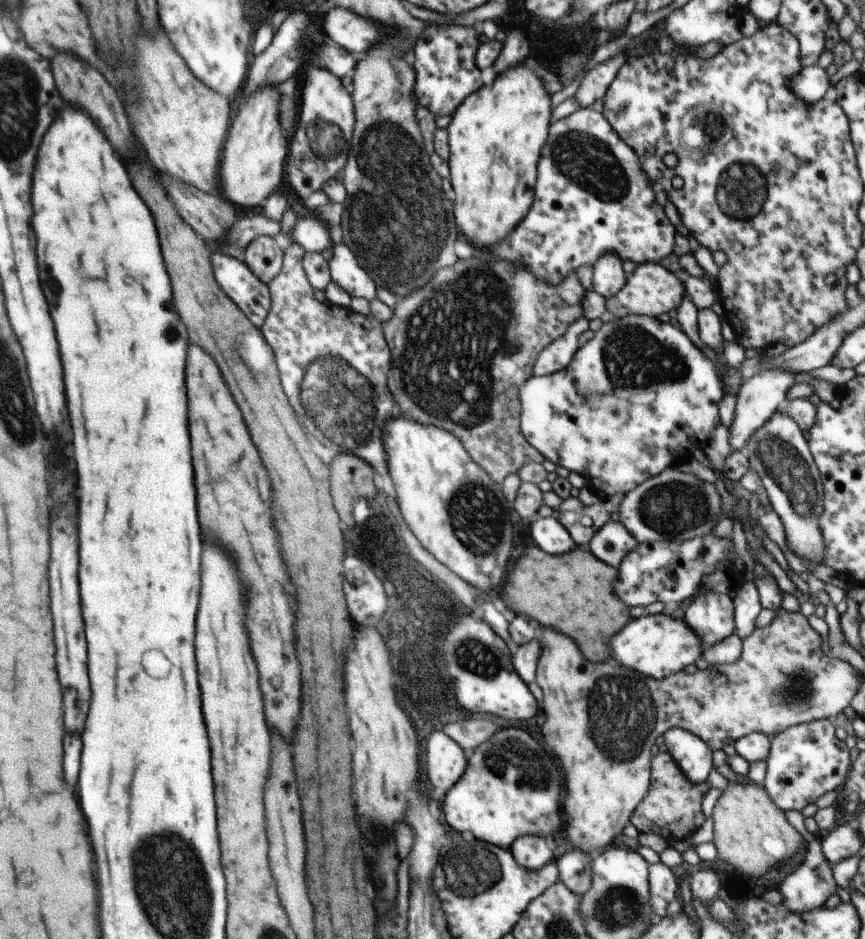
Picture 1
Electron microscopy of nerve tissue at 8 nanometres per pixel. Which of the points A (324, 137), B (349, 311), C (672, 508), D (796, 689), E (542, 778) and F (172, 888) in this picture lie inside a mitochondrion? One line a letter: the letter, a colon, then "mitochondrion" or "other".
A: mitochondrion
B: other
C: mitochondrion
D: mitochondrion
E: mitochondrion
F: mitochondrion

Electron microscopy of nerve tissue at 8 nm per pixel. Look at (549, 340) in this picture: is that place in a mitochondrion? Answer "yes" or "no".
no

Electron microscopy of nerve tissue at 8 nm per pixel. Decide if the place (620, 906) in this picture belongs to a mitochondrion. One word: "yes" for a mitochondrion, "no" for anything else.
yes

